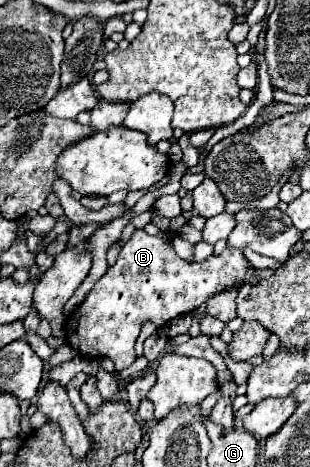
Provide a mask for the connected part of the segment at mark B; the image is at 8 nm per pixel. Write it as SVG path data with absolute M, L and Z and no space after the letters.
M136 229L130 240L122 246L114 266L108 268L102 280L96 282L82 302L82 312L70 314L66 336L74 350L92 358L108 356L114 360L120 372L136 360L134 342L144 320L152 320L158 328L162 328L172 318L196 310L208 298L226 292L244 280L254 282L260 280L260 276L240 250L226 248L218 256L210 256L204 262L192 264L178 258L172 244L168 244L164 238Z

